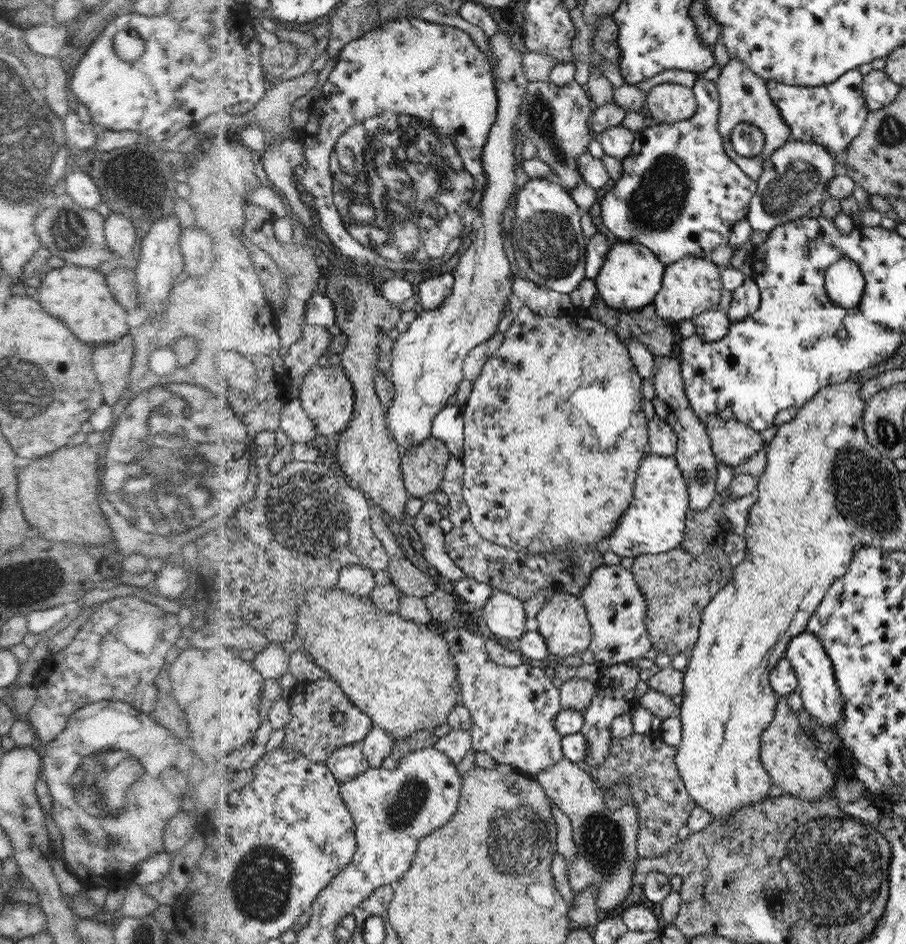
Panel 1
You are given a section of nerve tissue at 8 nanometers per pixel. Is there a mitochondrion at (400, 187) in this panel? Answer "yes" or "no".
yes

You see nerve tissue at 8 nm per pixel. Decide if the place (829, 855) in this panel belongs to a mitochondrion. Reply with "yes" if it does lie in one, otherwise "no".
yes

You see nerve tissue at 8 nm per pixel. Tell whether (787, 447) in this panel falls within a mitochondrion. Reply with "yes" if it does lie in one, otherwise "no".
no

